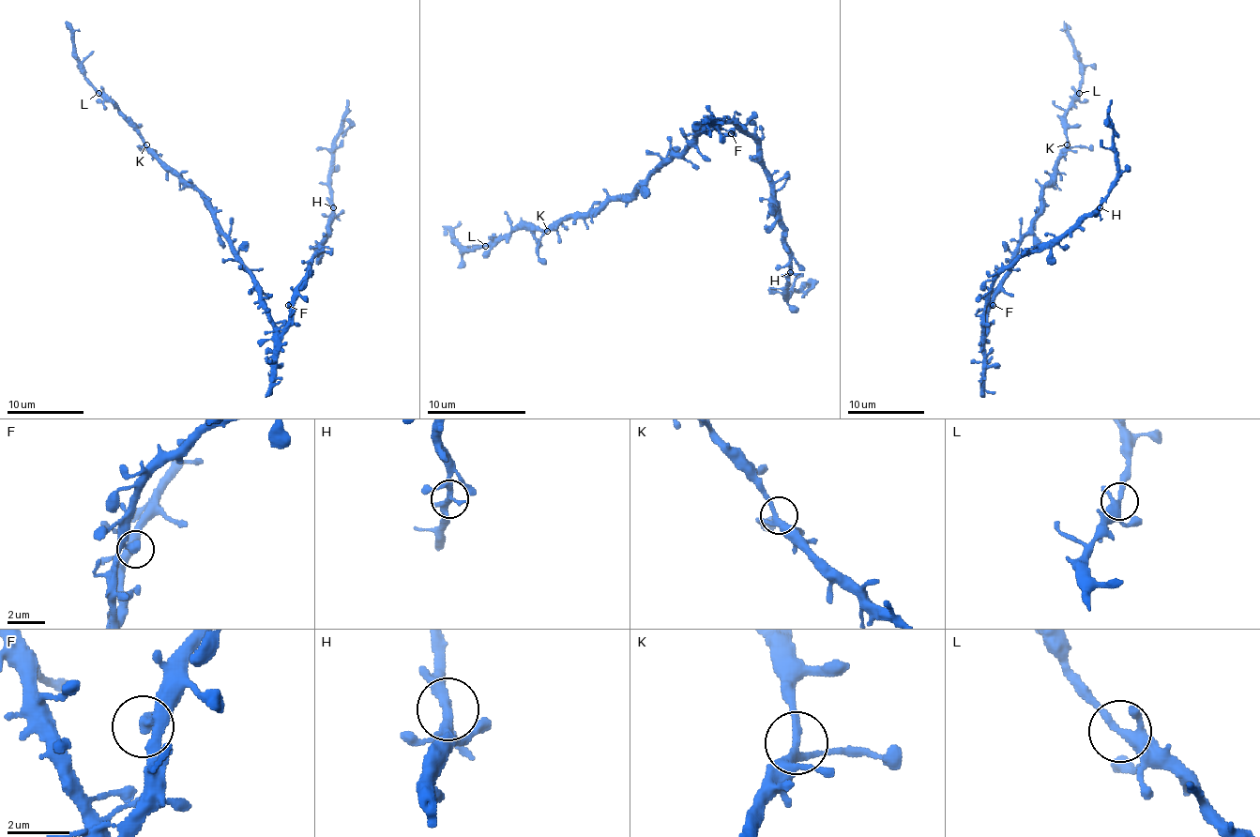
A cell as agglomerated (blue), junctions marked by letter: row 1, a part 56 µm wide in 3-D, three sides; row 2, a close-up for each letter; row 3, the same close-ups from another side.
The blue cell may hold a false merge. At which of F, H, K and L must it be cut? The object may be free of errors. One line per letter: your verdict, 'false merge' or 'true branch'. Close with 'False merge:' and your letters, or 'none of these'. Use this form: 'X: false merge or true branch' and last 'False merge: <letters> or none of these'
F: true branch
H: true branch
K: true branch
L: true branch
False merge: none of these

